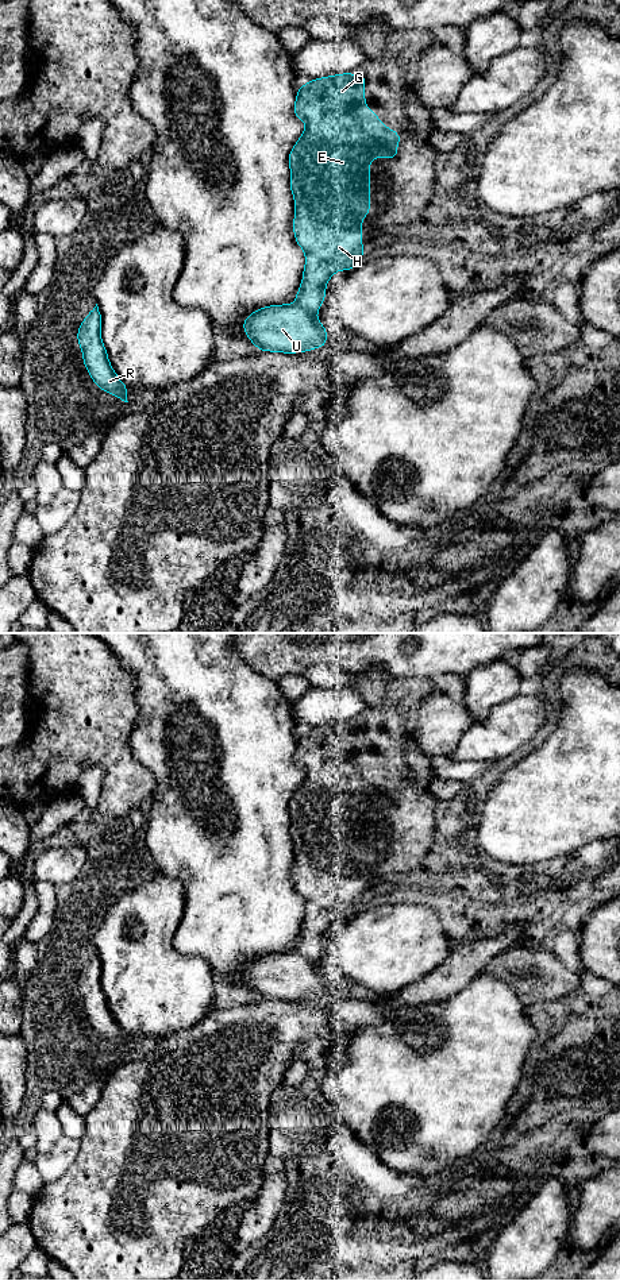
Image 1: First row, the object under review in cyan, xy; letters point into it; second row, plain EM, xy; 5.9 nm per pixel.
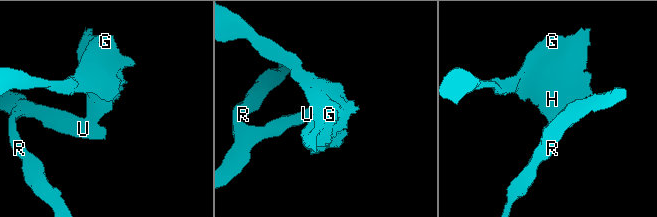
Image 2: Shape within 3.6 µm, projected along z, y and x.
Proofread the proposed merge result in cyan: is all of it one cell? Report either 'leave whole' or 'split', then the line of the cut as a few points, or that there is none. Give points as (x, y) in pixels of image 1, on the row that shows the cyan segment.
split; cut in xy along (296, 303), (315, 313)

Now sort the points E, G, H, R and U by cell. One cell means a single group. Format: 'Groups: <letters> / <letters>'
Groups: E G H / R U

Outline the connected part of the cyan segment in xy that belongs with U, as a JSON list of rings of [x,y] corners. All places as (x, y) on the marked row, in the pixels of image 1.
[[[297,304],[270,305],[243,321],[244,333],[261,351],[308,352],[327,343],[327,331],[316,313]]]

